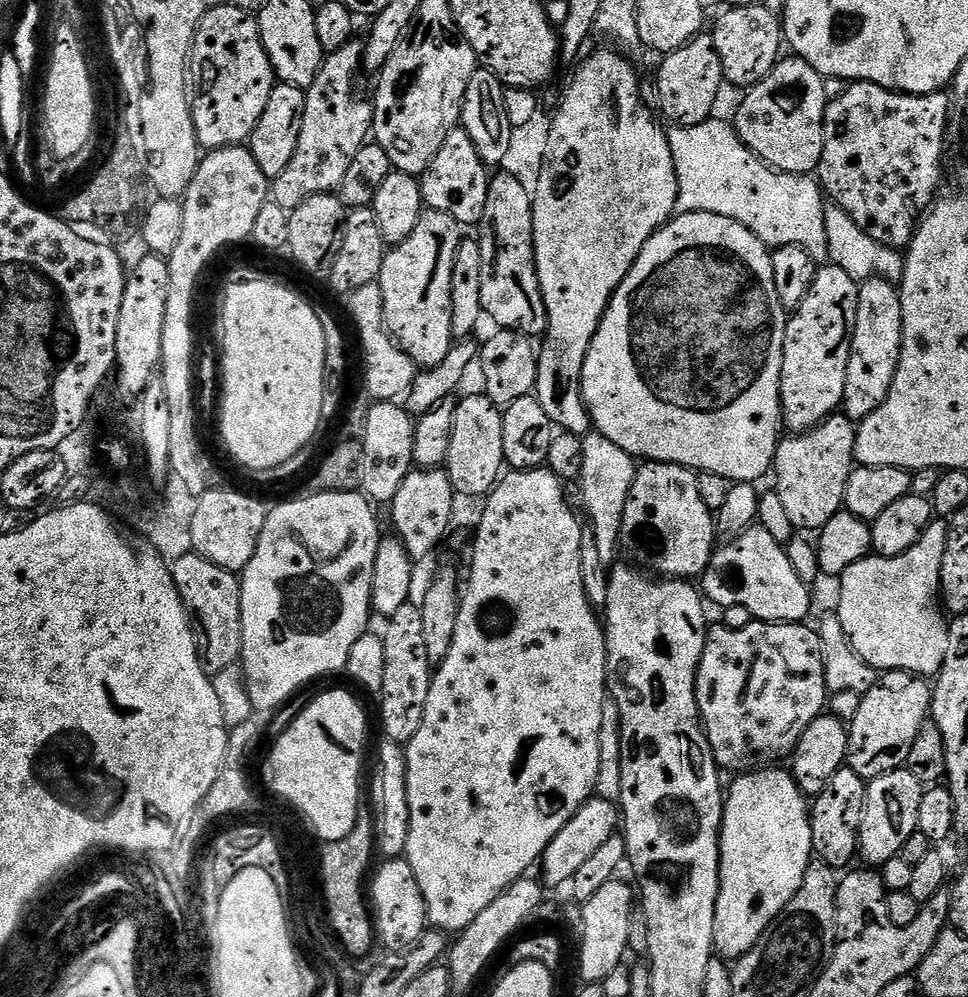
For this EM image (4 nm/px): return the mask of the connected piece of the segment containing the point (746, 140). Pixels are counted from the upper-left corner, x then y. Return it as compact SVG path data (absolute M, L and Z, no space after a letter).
M781 58L775 66L753 88L743 93L744 101L736 112L734 127L740 140L757 158L764 161L777 172L789 172L795 176L806 176L815 173L820 166L822 146L824 145L824 111L830 103L830 95L824 89L825 77L814 70L805 60L799 58Z

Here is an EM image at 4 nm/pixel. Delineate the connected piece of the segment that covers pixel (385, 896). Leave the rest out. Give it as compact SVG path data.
M388 858L380 869L375 869L370 880L370 904L374 909L374 928L389 944L389 949L403 950L411 948L420 941L429 927L428 907L422 898L422 890L418 890L418 878L414 870L410 870L407 859Z

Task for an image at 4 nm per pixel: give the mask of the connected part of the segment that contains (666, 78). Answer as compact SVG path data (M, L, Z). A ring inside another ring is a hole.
M711 35L695 36L686 46L667 53L661 60L664 61L661 62L660 69L656 72L656 96L660 99L660 108L664 111L665 118L669 120L667 123L672 126L689 128L698 126L702 121L709 119L713 115L712 107L715 106L716 99L720 96L720 84L725 83L720 59L714 50Z

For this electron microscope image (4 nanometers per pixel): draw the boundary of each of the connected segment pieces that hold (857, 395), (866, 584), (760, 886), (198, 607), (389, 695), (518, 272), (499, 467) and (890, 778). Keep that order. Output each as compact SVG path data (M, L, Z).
M880 276L861 283L842 405L843 415L849 416L854 422L865 420L874 414L874 410L878 410L878 406L882 406L882 402L886 402L886 394L890 394L900 361L901 330L902 306L897 285Z
M936 518L906 554L894 558L869 554L838 577L840 605L834 608L835 615L840 617L852 649L881 673L912 672L925 678L940 673L948 637L940 601L942 554L946 554L947 541L948 520Z
M764 766L737 775L733 780L736 781L726 788L724 817L720 823L720 889L712 935L715 951L724 958L739 958L752 949L790 898L798 894L808 865L814 860L810 804L791 771L784 769L783 772L780 766Z
M197 552L171 561L172 577L178 586L184 608L196 635L196 649L202 670L213 678L219 671L240 660L242 642L242 610L240 609L240 576L222 566L214 566Z
M419 603L402 605L393 616L387 617L385 624L388 625L382 629L382 635L386 646L386 671L382 678L382 690L378 693L380 724L384 727L385 741L406 746L410 738L418 734L418 726L422 726L422 714L426 710L426 694L430 694L434 665L426 654Z
M505 170L493 175L488 182L486 210L478 225L478 239L482 250L482 306L484 316L496 323L497 329L505 332L520 332L529 338L543 337L548 331L548 311L538 282L536 251L534 250L534 210L532 192L518 182L512 173Z
M477 394L461 399L456 405L454 430L450 434L450 454L446 471L452 491L464 496L487 497L505 471L502 450L502 422L504 413L489 396Z
M907 767L896 768L867 781L868 793L864 799L864 813L860 823L859 859L865 860L868 866L883 866L890 858L899 856L906 838L917 832L918 805L922 803L925 785L910 774Z

